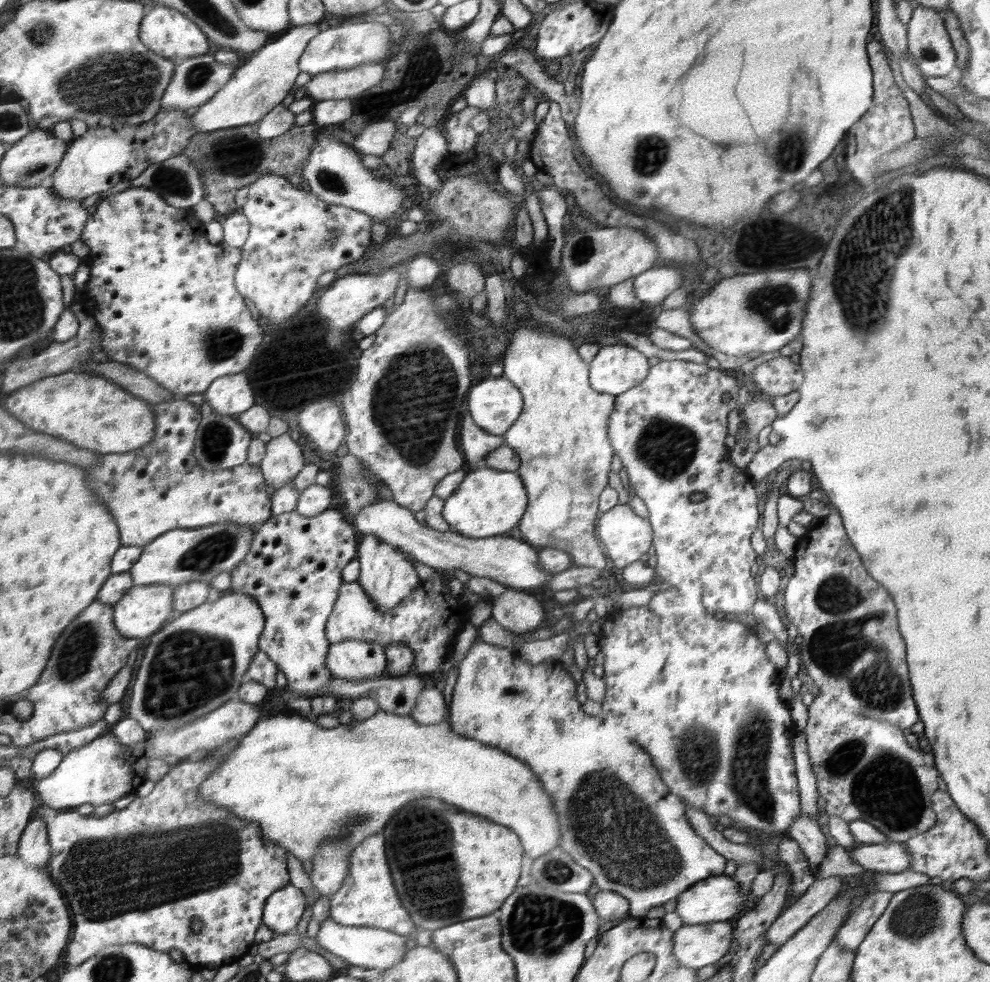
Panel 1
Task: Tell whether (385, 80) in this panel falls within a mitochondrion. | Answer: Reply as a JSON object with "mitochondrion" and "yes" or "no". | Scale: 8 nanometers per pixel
{"mitochondrion":"no"}

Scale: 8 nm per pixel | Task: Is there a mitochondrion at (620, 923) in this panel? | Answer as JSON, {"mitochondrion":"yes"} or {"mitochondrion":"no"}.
{"mitochondrion":"no"}

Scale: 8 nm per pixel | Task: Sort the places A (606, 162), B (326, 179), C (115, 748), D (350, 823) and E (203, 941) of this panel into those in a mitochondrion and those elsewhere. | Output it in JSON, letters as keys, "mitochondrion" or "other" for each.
{"A":"other","B":"mitochondrion","C":"other","D":"mitochondrion","E":"other"}

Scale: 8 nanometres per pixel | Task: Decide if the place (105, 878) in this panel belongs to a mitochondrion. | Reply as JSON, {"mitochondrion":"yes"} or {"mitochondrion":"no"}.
{"mitochondrion":"yes"}

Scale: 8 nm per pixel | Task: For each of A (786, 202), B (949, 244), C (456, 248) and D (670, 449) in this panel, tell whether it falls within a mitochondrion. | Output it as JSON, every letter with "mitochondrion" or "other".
{"A":"other","B":"other","C":"other","D":"mitochondrion"}

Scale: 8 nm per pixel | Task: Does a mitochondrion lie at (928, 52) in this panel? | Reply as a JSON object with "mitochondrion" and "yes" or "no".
{"mitochondrion":"yes"}

